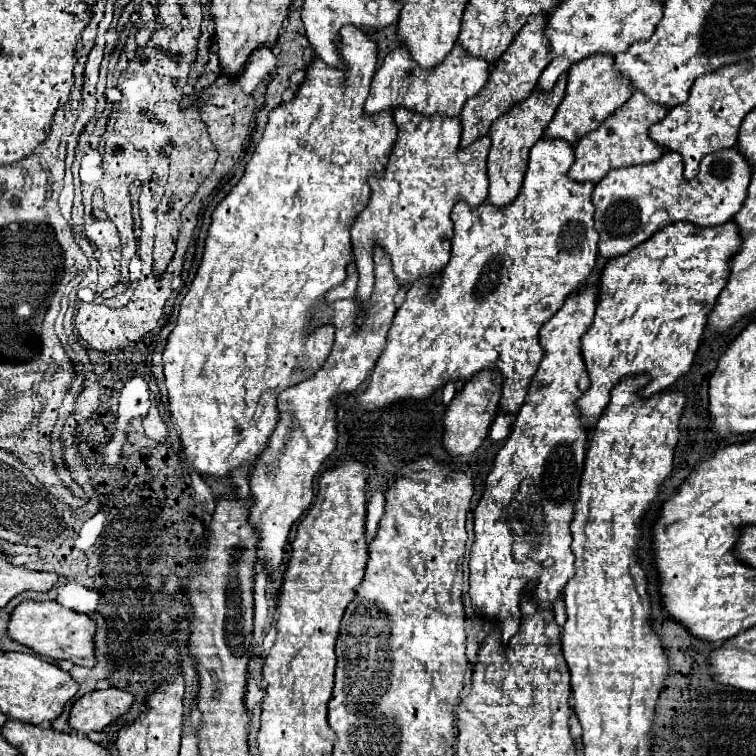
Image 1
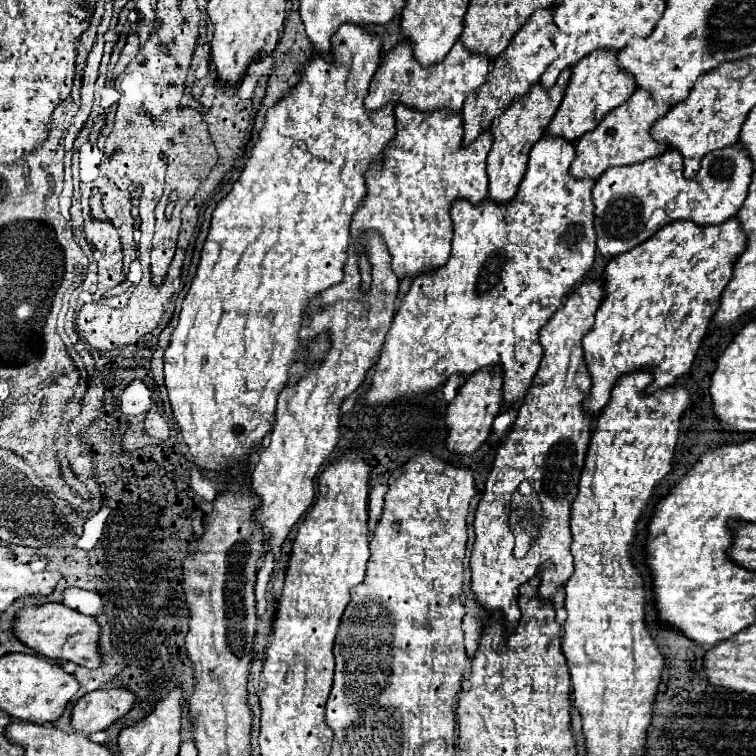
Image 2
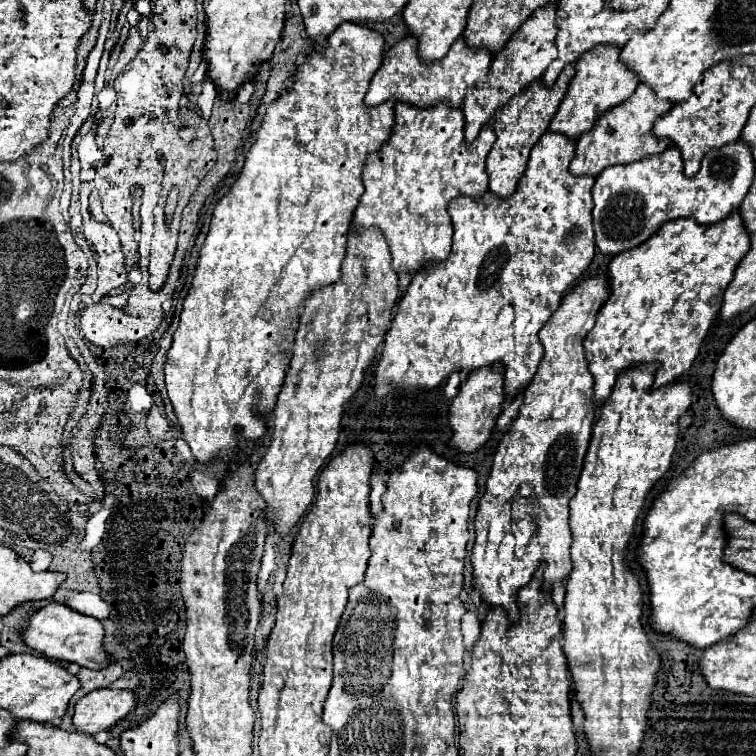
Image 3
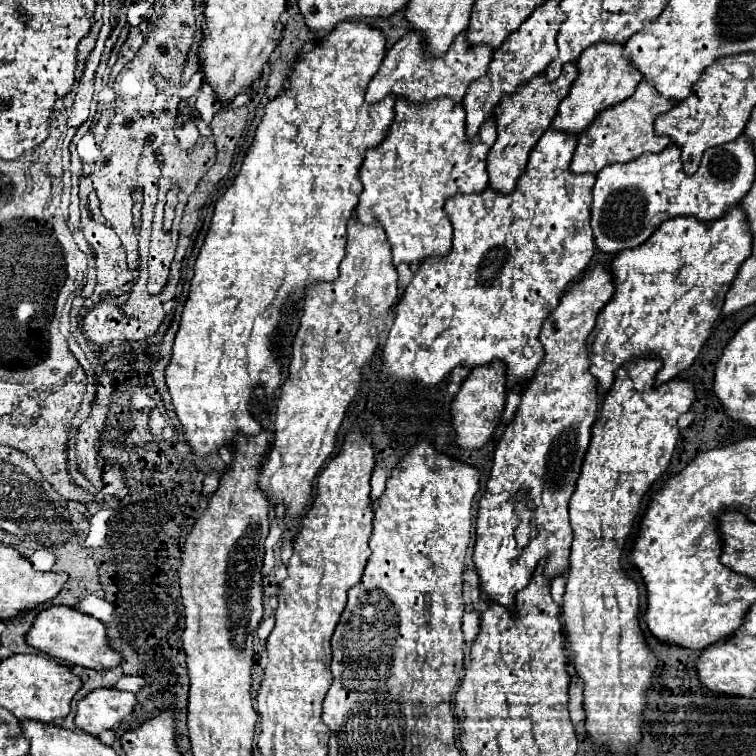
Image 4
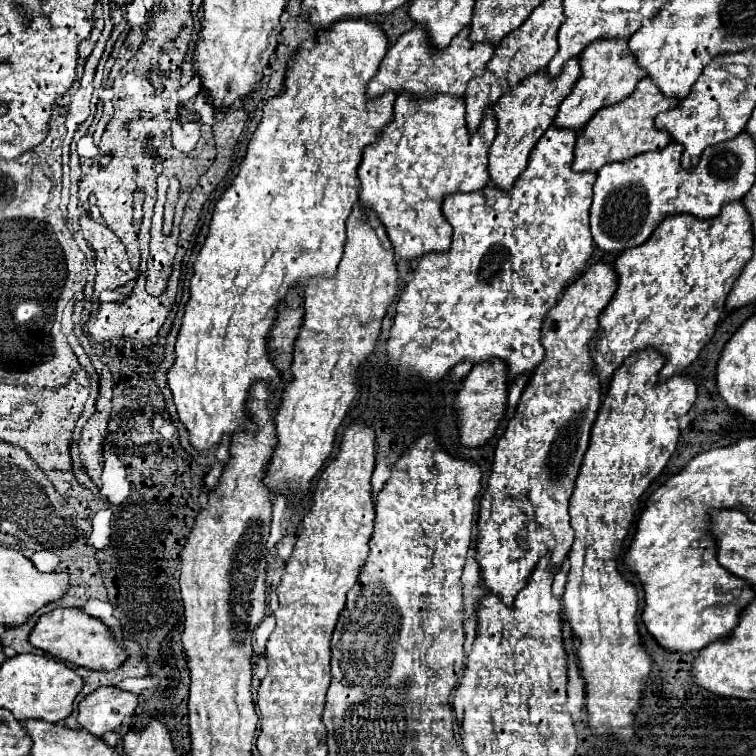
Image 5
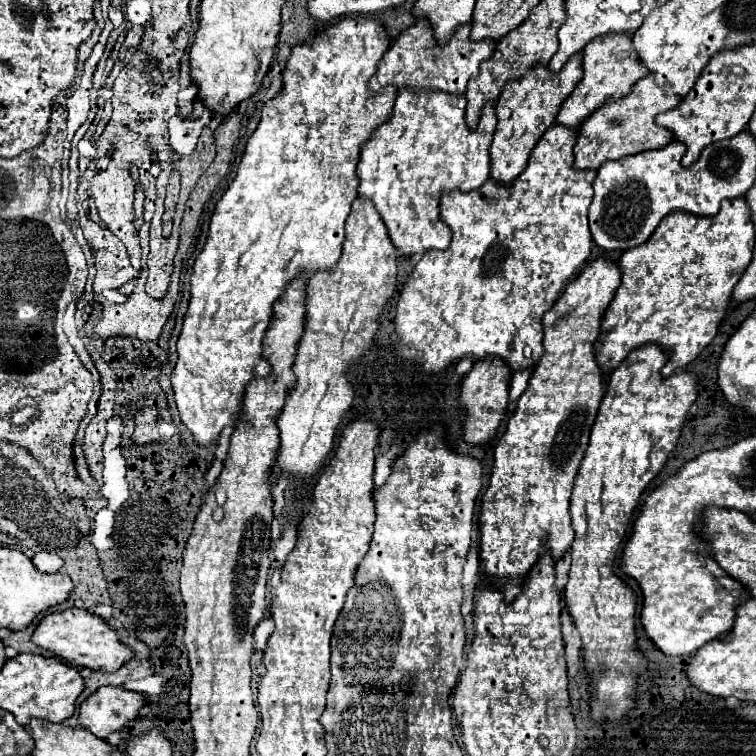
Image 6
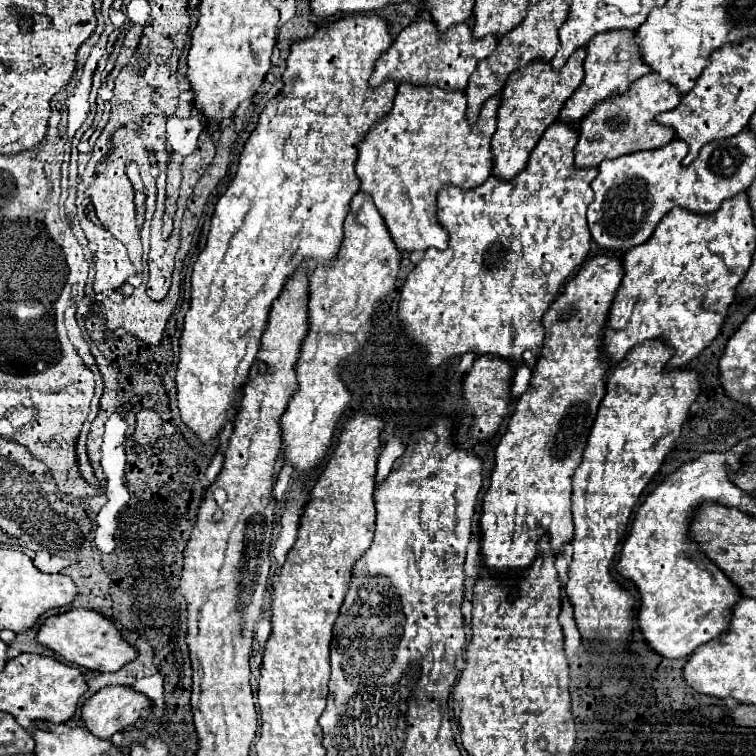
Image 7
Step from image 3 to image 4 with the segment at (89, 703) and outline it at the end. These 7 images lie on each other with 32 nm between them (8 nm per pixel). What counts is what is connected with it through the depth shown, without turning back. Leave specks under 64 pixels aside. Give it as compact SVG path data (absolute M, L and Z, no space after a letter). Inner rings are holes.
M98 688L78 702L76 726L92 736L104 730L114 730L136 706L132 692L116 688Z

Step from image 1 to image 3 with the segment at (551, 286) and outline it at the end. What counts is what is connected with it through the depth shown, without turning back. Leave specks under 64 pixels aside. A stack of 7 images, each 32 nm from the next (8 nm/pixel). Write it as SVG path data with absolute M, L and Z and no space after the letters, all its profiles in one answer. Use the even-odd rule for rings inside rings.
M546 132L538 144L532 148L530 152L530 160L528 160L528 168L524 172L524 176L518 182L518 188L512 196L508 198L498 198L492 192L486 192L480 198L470 198L470 196L456 196L450 200L448 204L448 214L452 218L452 226L454 226L454 238L452 238L452 252L446 260L442 262L430 262L426 268L418 270L406 290L406 294L402 296L402 300L398 302L398 312L392 320L392 328L386 334L386 342L384 342L384 352L382 352L382 360L378 364L376 370L376 398L386 396L390 390L394 388L404 388L404 390L416 390L416 388L436 388L440 382L444 382L454 370L476 370L480 366L488 366L494 362L502 362L506 366L506 382L504 382L504 390L506 396L516 396L520 394L526 384L530 384L530 380L536 374L536 368L544 356L544 348L538 340L538 332L540 328L546 324L546 320L552 316L552 312L560 306L562 294L566 290L570 290L576 280L584 274L584 270L590 266L592 258L594 258L594 230L592 230L592 186L594 186L594 178L592 176L572 176L568 166L574 158L574 138L568 138L564 134L556 134L556 132Z

